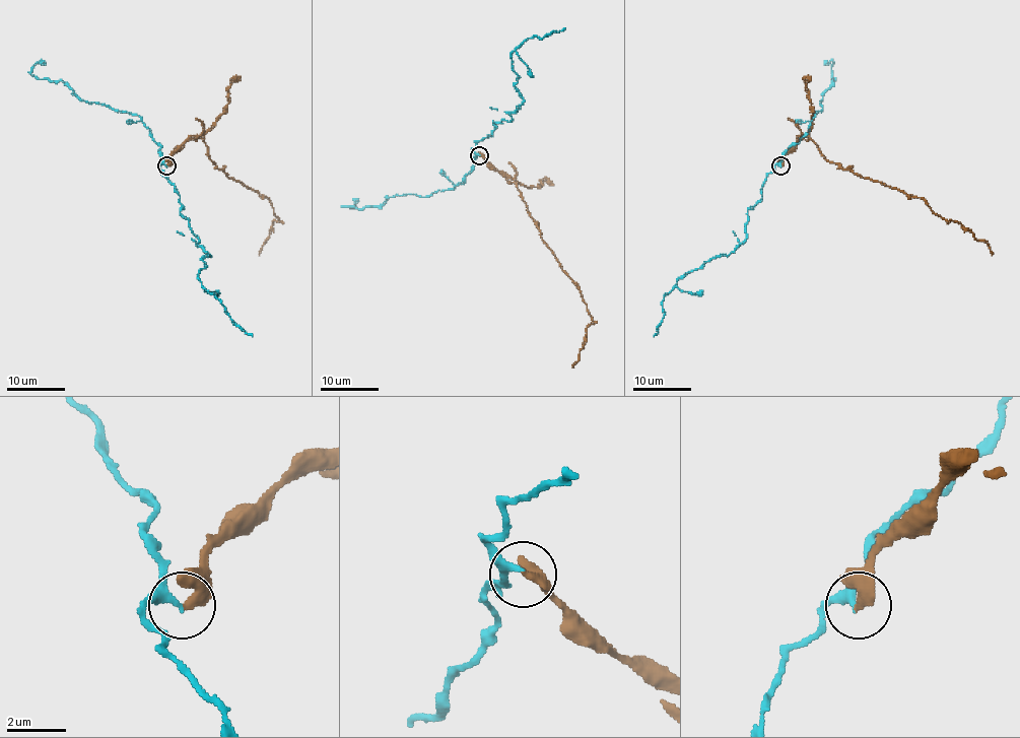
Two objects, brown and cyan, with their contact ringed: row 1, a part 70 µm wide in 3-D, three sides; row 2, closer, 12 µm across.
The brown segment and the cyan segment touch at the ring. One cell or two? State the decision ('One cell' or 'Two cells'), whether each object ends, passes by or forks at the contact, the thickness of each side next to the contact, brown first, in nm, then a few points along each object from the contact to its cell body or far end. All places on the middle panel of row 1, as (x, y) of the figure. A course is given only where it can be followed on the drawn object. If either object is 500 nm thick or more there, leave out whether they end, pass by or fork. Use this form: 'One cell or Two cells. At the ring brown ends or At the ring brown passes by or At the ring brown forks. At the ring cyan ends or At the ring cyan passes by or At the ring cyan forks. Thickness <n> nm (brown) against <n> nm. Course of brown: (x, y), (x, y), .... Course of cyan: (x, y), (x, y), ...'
Two cells. At the ring brown ends. At the ring cyan passes by. Thickness 360 nm (brown) against 220 nm. Course of brown: (480, 154), (499, 174), (513, 180), (542, 241), (581, 293), (593, 321), (580, 357), (572, 365). Course of cyan: (480, 154), (472, 149), (492, 136), (492, 122), (508, 122), (522, 103), (512, 54), (529, 38), (565, 27)

